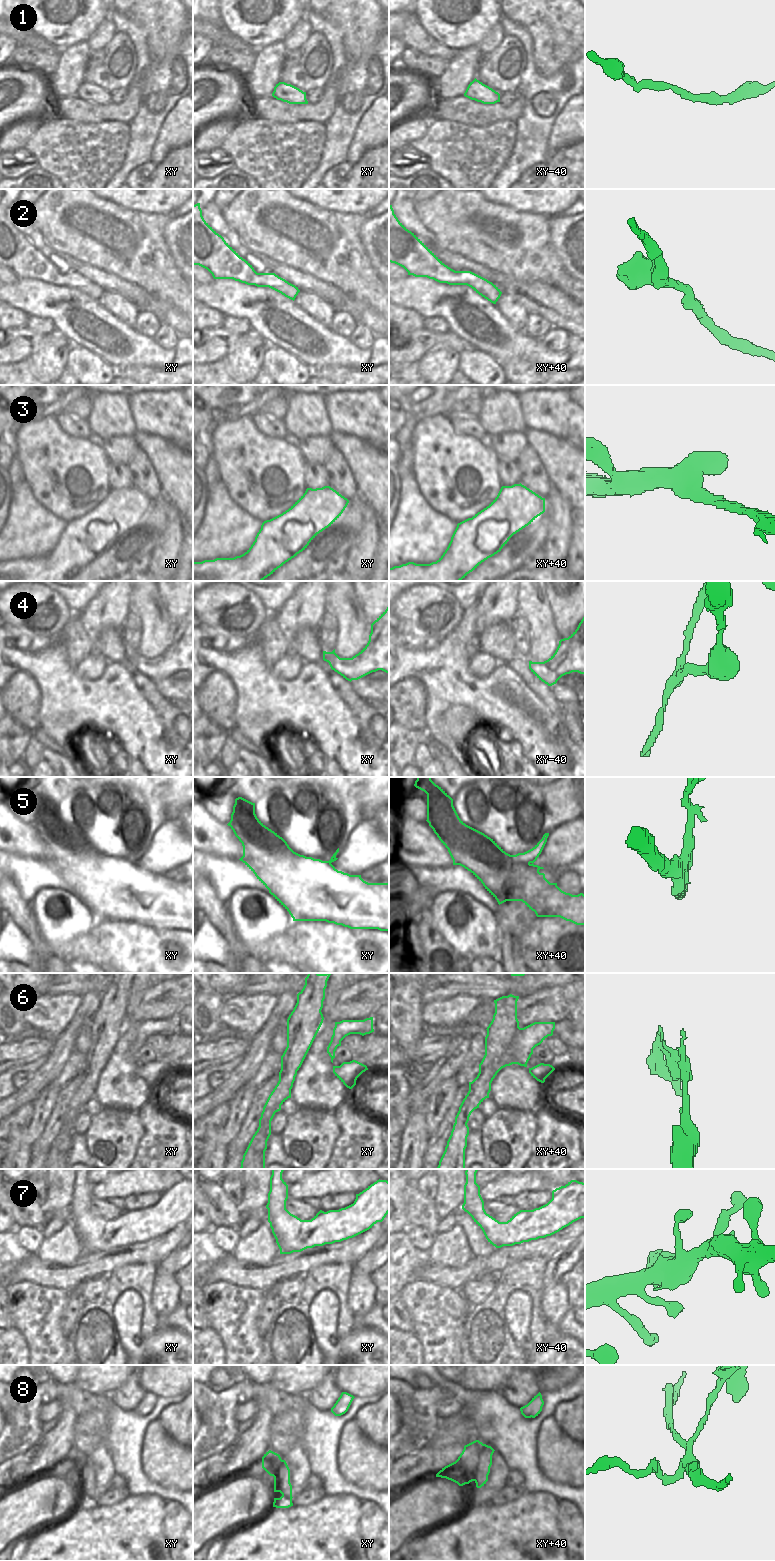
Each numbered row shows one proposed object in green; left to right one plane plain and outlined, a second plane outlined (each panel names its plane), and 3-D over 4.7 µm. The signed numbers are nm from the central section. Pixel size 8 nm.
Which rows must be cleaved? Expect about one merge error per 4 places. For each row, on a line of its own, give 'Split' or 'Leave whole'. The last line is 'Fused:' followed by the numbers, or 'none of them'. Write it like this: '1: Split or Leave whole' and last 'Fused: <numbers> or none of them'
1: Leave whole
2: Leave whole
3: Leave whole
4: Leave whole
5: Split
6: Leave whole
7: Leave whole
8: Split
Fused: 5, 8.

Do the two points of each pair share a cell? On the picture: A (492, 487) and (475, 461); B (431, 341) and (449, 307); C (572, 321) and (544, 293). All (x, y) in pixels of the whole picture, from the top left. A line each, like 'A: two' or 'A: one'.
A: one
B: two
C: one

